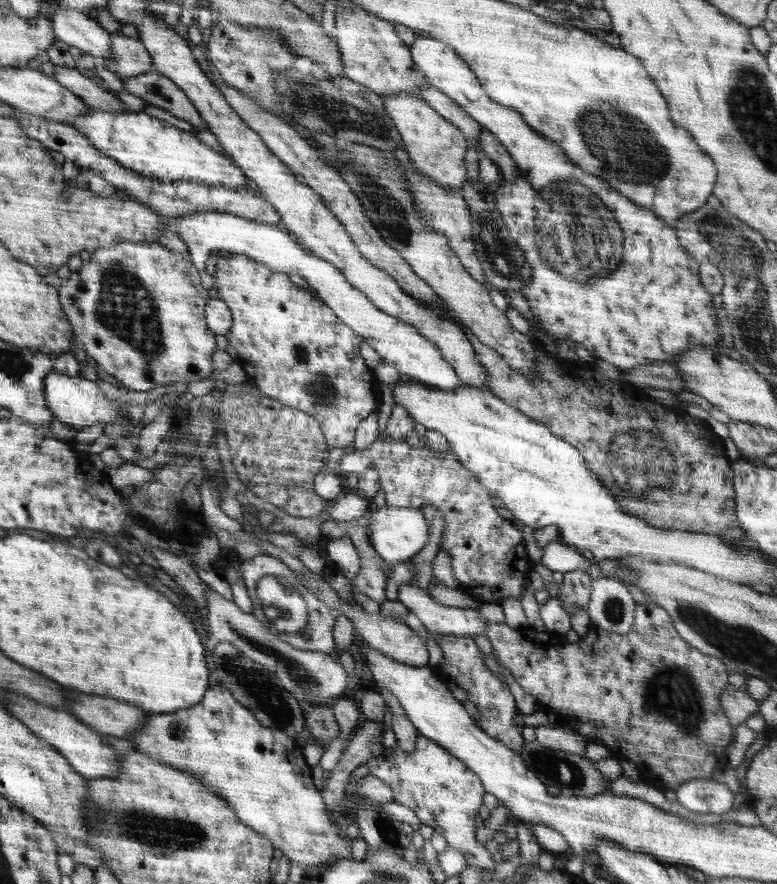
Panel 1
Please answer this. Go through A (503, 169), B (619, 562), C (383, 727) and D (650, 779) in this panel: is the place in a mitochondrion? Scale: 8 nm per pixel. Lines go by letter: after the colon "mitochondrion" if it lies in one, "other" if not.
A: other
B: other
C: other
D: other

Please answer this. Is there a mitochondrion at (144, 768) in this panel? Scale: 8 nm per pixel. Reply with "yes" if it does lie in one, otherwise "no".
no

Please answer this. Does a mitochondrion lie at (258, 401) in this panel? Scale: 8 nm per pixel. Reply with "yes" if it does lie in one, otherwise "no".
no

